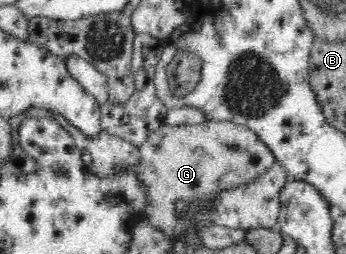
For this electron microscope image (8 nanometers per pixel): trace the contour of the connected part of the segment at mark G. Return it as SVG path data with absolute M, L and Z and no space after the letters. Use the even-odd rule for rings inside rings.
M207 119L202 123L161 123L139 145L141 153L138 163L138 174L149 189L149 206L145 208L145 218L155 227L161 227L171 237L180 236L182 228L188 220L182 218L175 209L176 202L181 199L208 199L218 190L225 187L251 182L263 172L267 172L276 161L275 155L265 144L265 141L249 126L241 126L229 120Z

